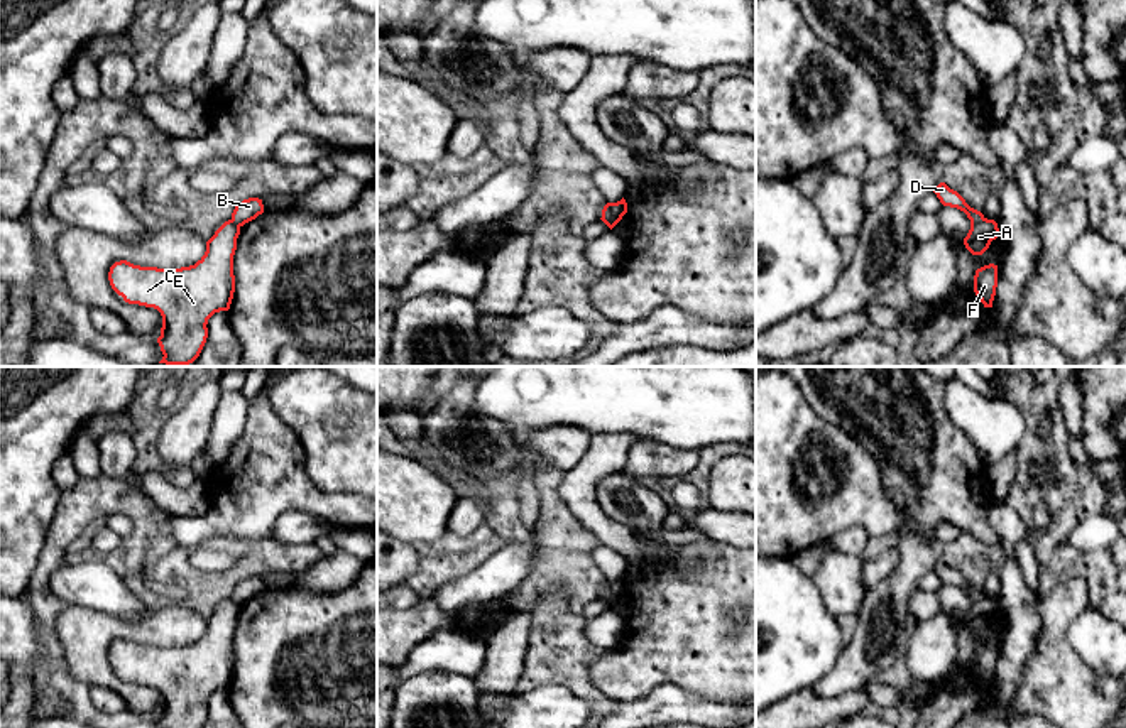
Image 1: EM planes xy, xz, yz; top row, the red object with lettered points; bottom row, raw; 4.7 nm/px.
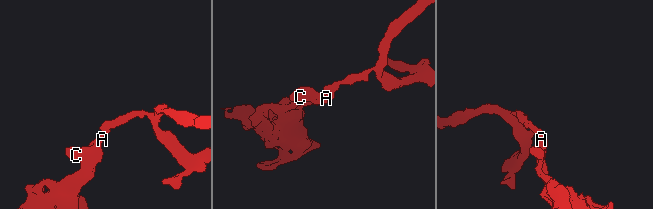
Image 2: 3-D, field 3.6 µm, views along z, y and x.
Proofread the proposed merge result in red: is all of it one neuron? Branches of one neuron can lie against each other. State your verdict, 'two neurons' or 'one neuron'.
two neurons

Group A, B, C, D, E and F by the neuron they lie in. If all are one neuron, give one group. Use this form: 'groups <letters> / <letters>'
groups A C E F / B D

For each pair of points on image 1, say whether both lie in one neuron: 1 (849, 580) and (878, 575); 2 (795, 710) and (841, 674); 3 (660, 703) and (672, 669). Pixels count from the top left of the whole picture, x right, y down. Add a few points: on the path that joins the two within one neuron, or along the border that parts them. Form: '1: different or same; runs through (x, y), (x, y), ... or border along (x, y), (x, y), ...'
1: different; border along (863, 561), (863, 586), (866, 590)
2: different; border along (856, 688), (832, 696), (819, 696), (812, 689)
3: different; border along (704, 695), (675, 684), (658, 684), (631, 701)

